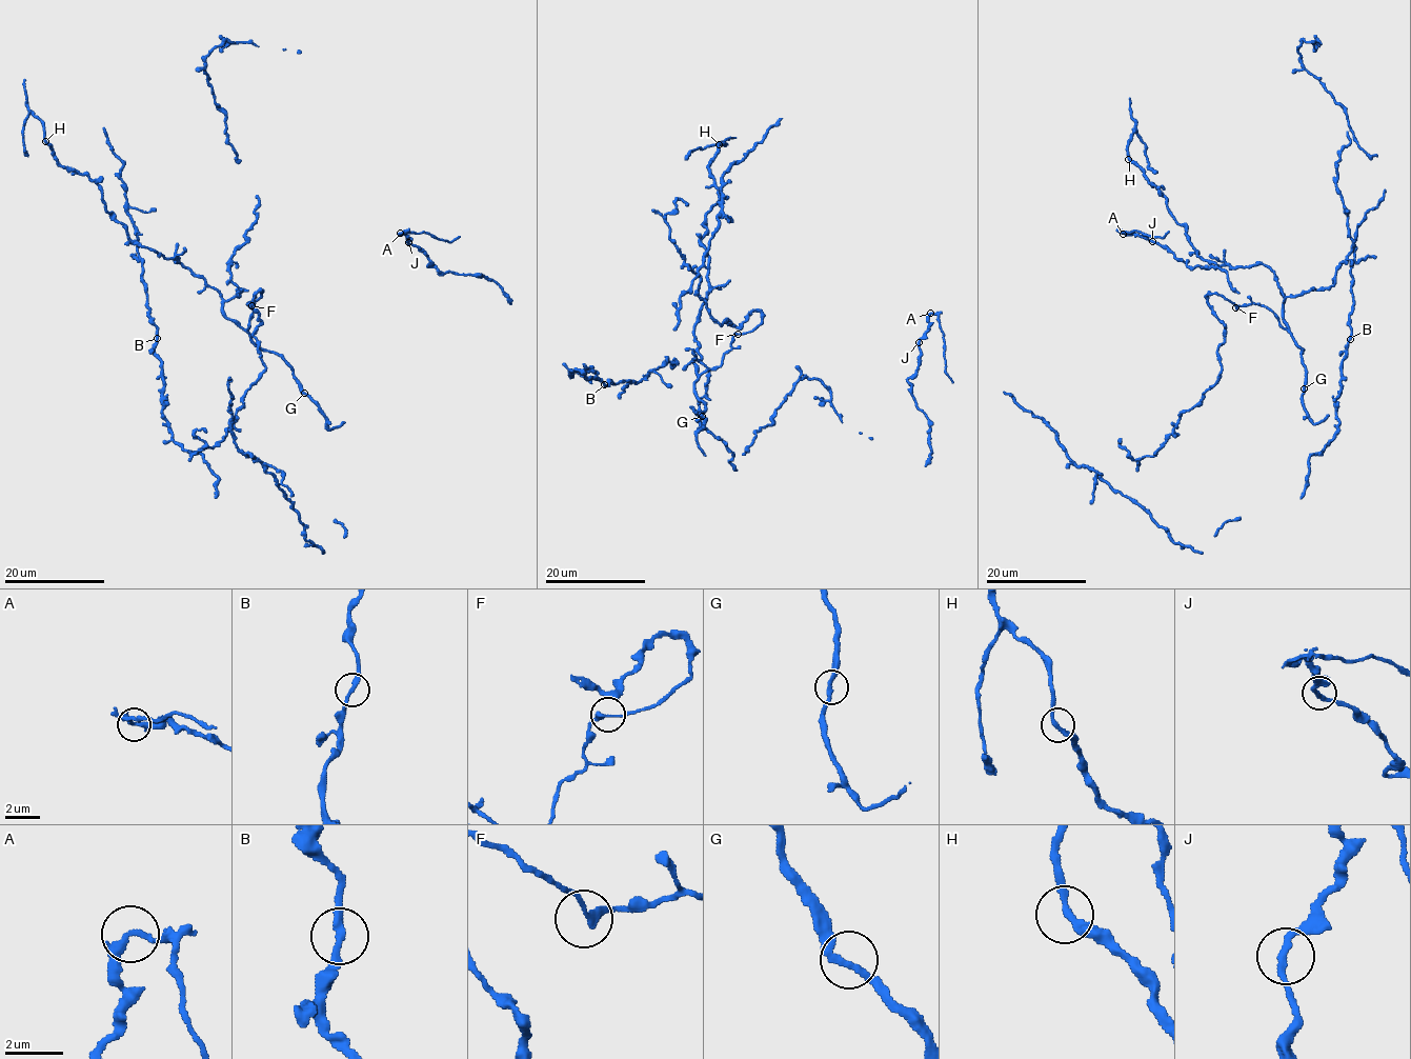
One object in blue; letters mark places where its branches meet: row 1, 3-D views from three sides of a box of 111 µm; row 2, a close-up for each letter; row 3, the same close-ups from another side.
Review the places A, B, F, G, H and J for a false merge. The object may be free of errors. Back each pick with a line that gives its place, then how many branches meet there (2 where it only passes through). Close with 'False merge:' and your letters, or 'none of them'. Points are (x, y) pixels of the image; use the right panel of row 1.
A: at (1123, 234); 2 branches meet
False merge: A

